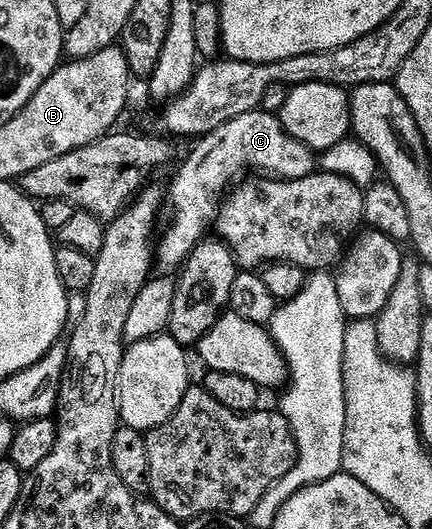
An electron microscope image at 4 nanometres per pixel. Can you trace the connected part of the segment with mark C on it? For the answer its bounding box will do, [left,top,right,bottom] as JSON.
[157,108,317,271]

